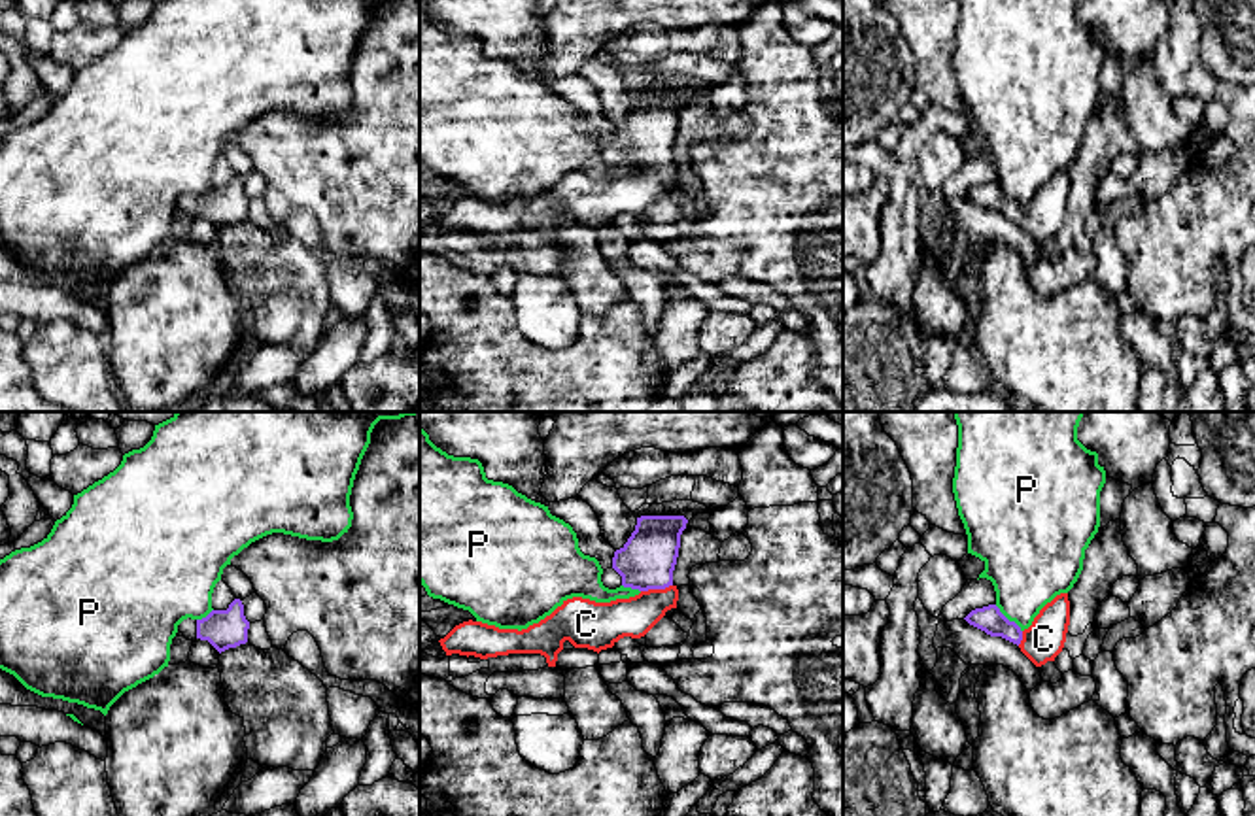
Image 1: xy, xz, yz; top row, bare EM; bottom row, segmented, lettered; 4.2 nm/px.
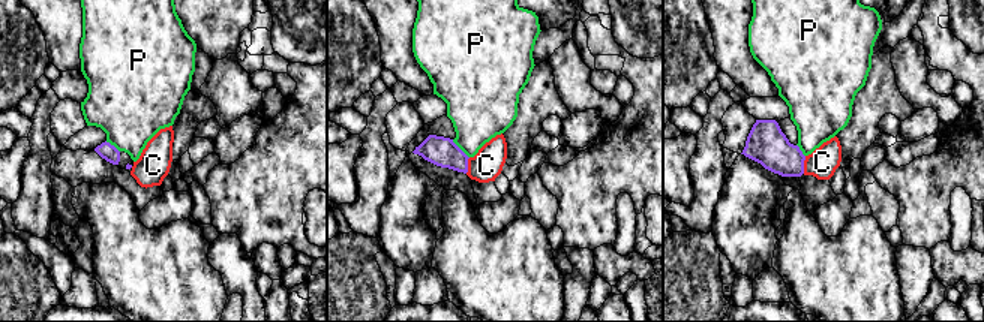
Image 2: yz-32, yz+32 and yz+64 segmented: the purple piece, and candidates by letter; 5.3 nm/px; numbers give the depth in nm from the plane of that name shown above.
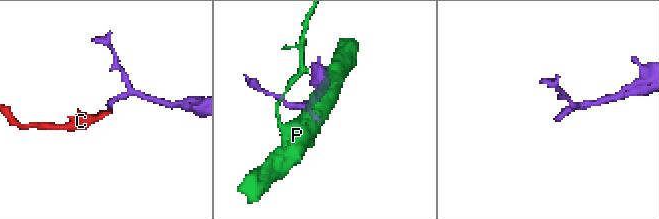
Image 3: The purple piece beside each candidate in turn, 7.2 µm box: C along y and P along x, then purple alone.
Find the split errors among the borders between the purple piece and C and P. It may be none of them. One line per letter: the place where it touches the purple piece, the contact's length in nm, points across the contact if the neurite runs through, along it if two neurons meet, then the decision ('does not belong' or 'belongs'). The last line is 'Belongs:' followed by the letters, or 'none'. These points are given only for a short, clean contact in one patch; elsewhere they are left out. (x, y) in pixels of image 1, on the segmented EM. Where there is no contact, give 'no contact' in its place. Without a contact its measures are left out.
C: contact xz (656, 588); length 140 nm; belongs
P: contact yz (1008, 620); length 170 nm; border yz (995, 605), (1021, 631); does not belong
Belongs: C

